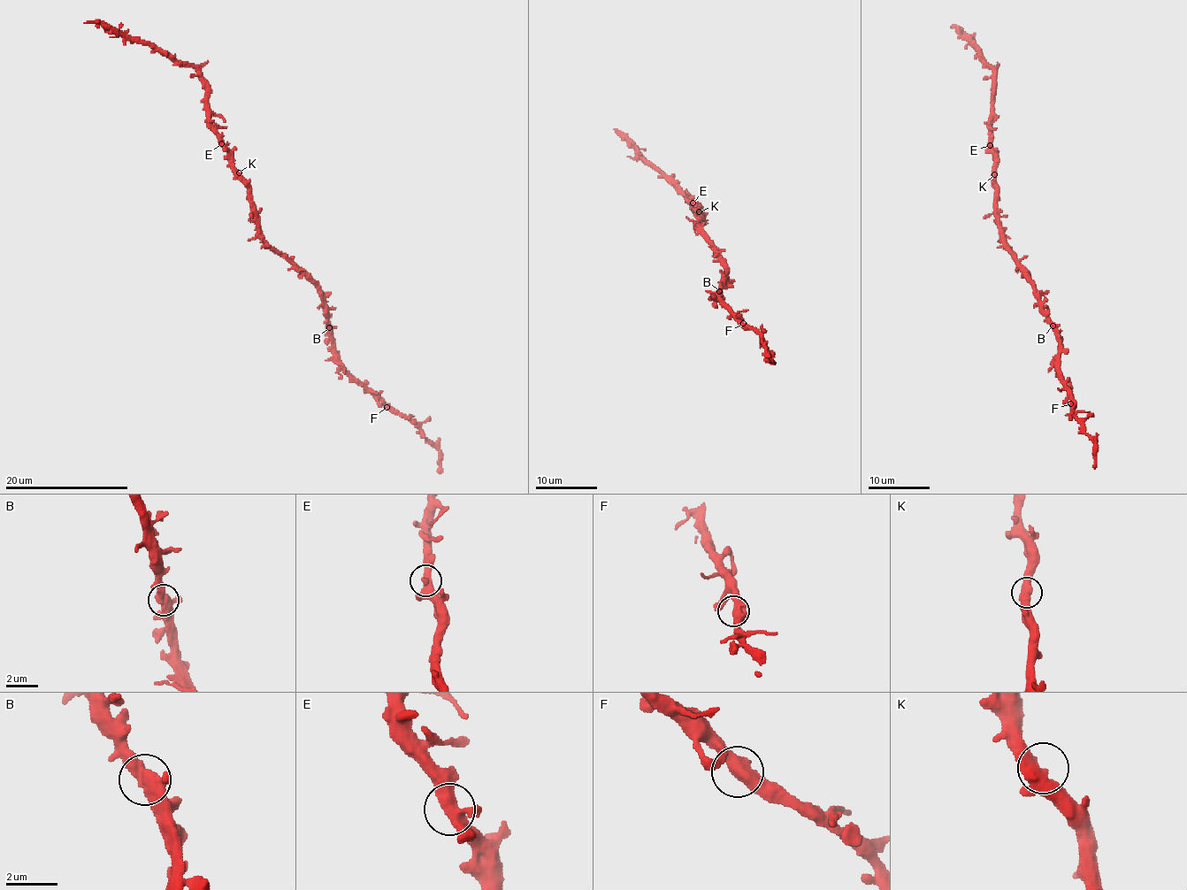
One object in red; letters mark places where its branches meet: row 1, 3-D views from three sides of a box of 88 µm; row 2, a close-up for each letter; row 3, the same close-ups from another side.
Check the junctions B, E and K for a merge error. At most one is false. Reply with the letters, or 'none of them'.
none of them

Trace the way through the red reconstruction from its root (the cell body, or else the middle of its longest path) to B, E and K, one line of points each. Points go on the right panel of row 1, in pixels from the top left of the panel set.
B: (1004, 238), (1031, 283), (1040, 310), (1052, 326)
E: (1004, 238), (997, 208), (996, 154), (990, 145)
K: (1004, 238), (997, 208), (994, 174)

